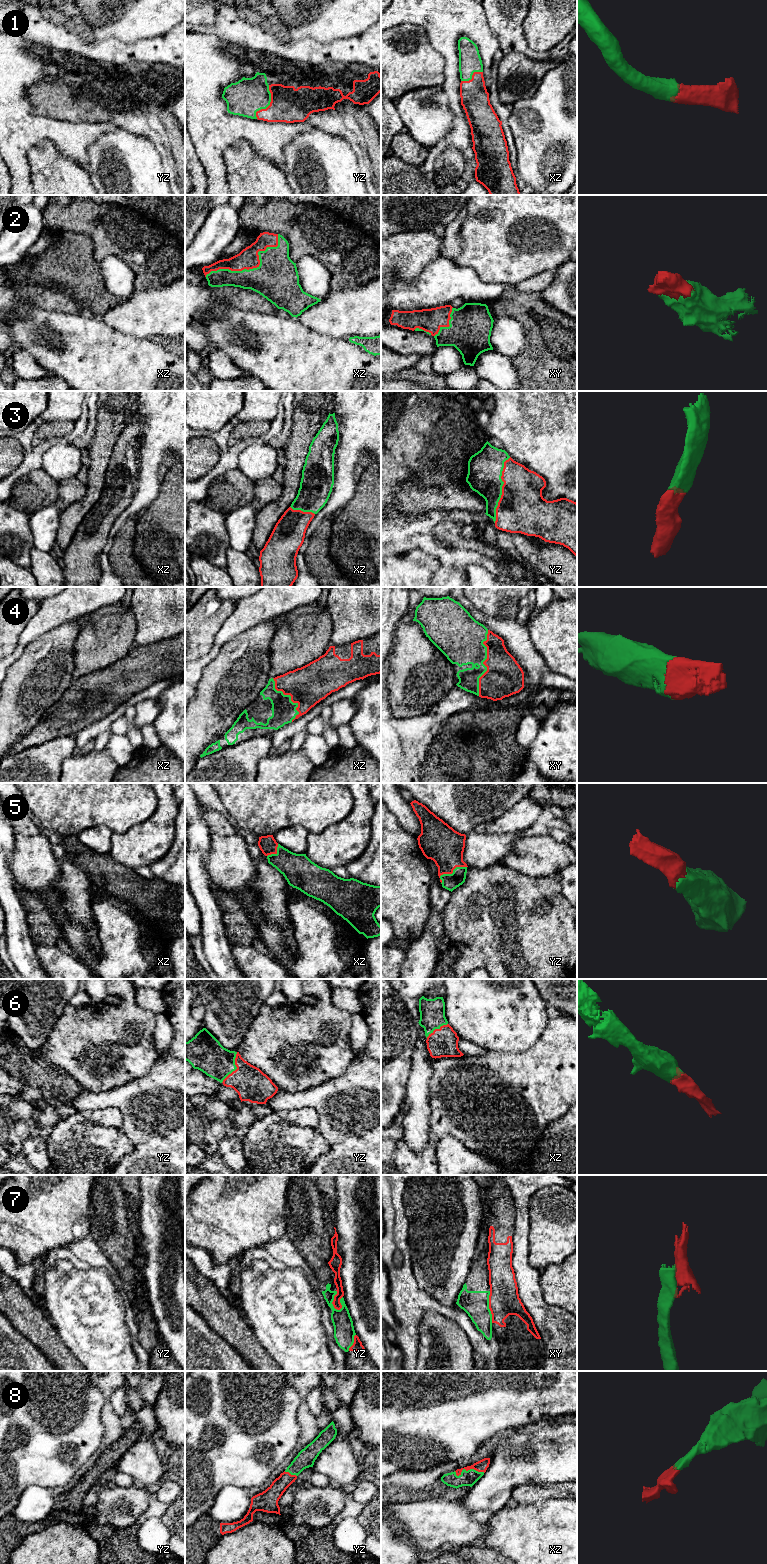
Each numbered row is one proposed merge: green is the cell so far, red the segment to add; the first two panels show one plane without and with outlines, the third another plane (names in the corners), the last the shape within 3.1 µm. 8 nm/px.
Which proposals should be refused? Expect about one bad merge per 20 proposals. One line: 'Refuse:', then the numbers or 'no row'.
Refuse: 7

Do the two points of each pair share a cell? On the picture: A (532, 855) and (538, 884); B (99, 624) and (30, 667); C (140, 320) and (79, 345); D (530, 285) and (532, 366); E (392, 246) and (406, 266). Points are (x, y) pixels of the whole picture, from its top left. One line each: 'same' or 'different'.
A: different
B: different
C: different
D: different
E: same

